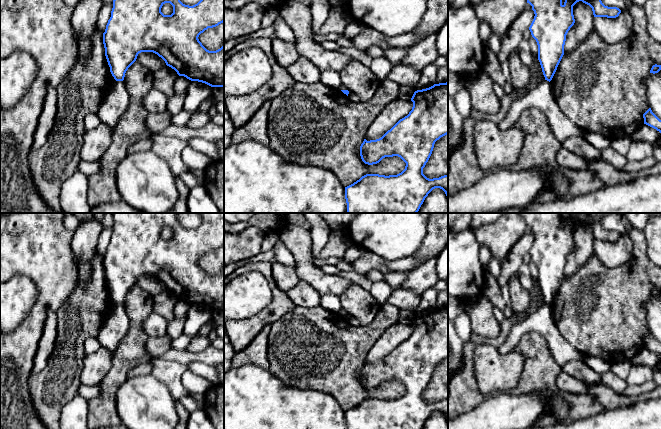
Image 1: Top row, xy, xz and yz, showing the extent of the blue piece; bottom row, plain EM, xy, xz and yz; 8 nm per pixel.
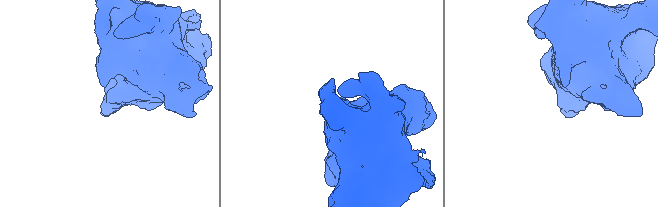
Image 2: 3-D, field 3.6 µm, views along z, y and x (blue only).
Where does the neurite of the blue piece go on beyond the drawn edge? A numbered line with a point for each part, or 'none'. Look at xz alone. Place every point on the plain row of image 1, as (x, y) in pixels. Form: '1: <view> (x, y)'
none

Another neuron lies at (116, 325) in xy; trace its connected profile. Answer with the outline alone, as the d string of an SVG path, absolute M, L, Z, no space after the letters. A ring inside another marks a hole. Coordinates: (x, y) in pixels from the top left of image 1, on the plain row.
M116 305L111 313L106 317L100 332L98 342L101 347L110 351L112 356L118 345L129 330L129 317L123 305Z

